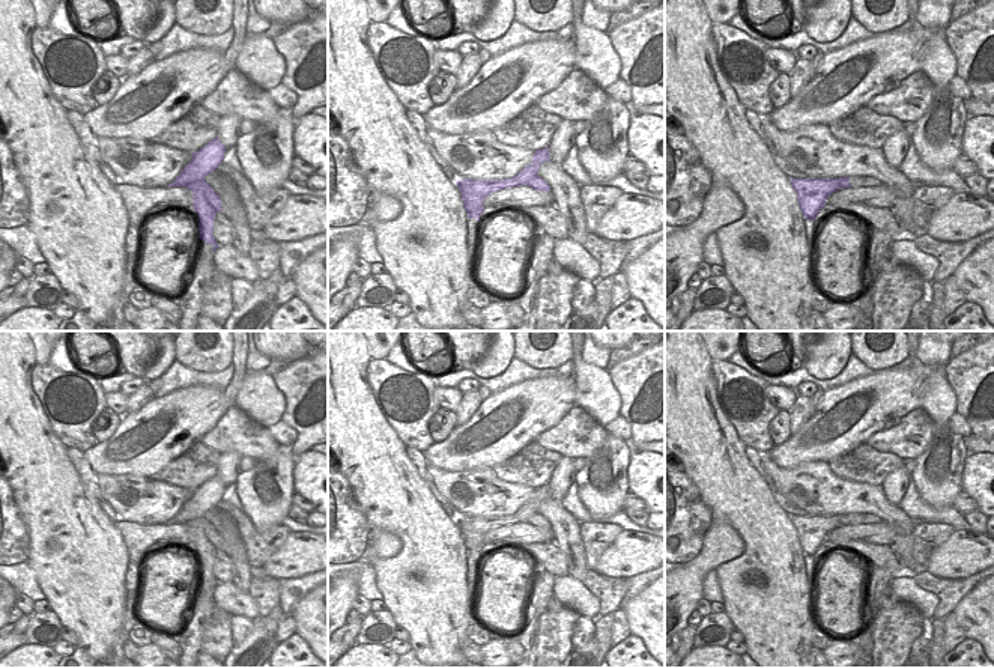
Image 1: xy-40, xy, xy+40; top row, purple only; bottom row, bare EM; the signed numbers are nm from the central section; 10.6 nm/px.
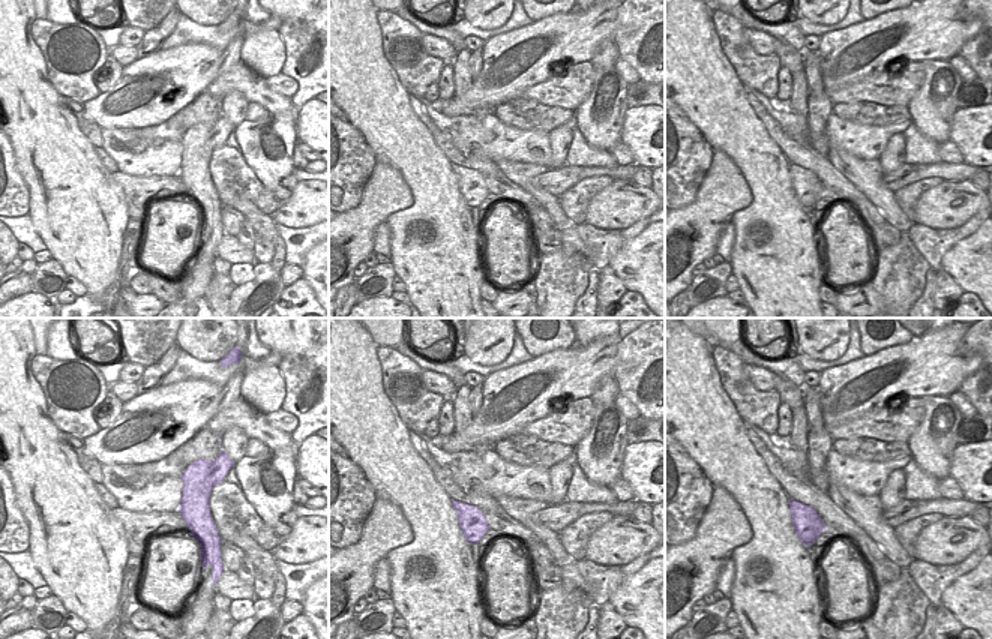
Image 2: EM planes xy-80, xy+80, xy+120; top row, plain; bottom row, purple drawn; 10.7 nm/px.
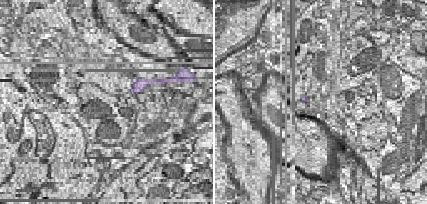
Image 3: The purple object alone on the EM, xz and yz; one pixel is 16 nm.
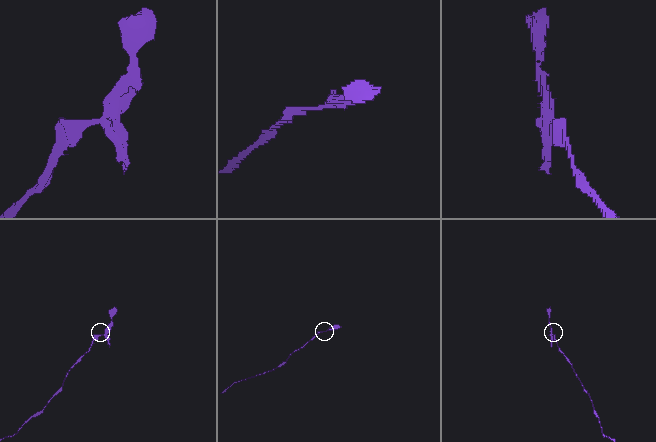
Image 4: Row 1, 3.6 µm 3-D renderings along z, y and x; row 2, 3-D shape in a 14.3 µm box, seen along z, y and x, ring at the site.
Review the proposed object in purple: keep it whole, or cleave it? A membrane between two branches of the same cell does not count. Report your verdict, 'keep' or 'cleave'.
cleave

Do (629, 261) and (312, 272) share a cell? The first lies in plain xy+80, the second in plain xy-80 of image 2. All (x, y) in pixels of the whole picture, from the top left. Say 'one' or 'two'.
one

